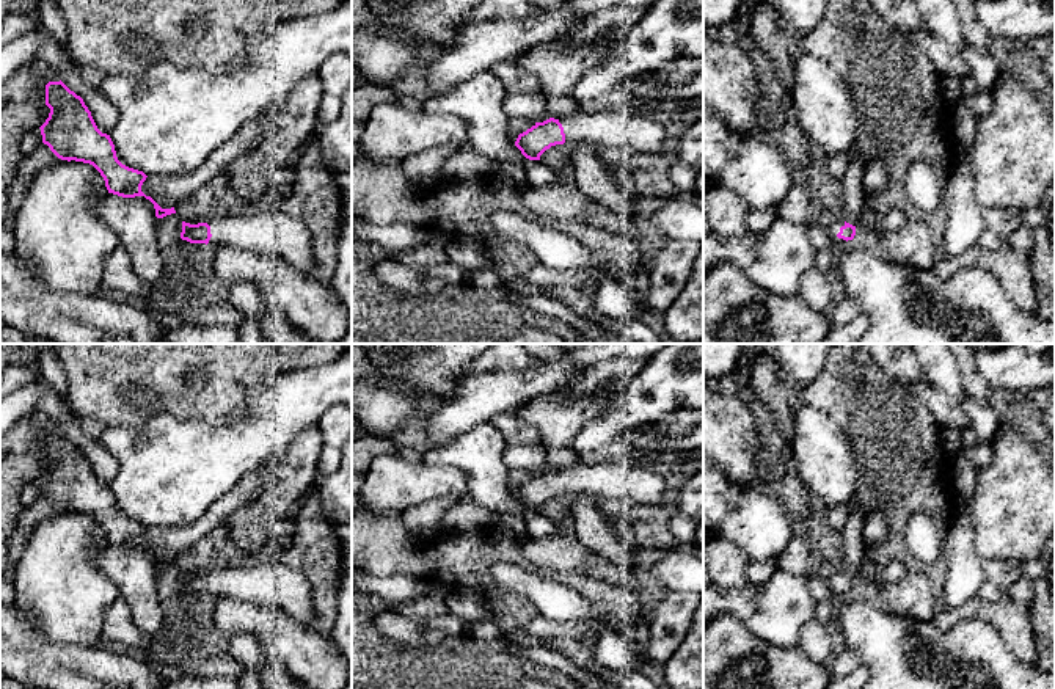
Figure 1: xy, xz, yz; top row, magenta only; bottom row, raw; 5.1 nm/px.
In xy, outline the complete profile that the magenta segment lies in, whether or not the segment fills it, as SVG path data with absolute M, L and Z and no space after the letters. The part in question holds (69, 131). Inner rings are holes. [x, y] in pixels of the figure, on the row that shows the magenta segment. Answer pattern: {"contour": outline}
{"contour": "M61 80L46 85L46 105L50 113L39 127L42 143L58 159L93 165L104 177L108 193L122 198L144 196L154 204L157 218L176 213L174 207L162 209L151 196L141 191L148 176L118 160L110 135L97 129L83 99Z"}

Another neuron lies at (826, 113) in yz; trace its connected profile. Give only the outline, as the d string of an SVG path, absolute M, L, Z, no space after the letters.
M802 52L794 63L791 96L802 132L823 157L849 154L859 118L840 72L820 57Z

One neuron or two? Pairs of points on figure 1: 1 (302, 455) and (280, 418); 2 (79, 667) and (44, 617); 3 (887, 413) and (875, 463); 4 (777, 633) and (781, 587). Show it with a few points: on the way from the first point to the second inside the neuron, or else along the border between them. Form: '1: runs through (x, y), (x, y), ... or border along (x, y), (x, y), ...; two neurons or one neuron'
1: border along (316, 422), (303, 429), (280, 452), (262, 462); two neurons
2: border along (32, 623), (49, 641), (93, 645); two neurons
3: runs through (887, 426), (887, 451); one neuron
4: runs through (777, 622), (781, 598); one neuron

